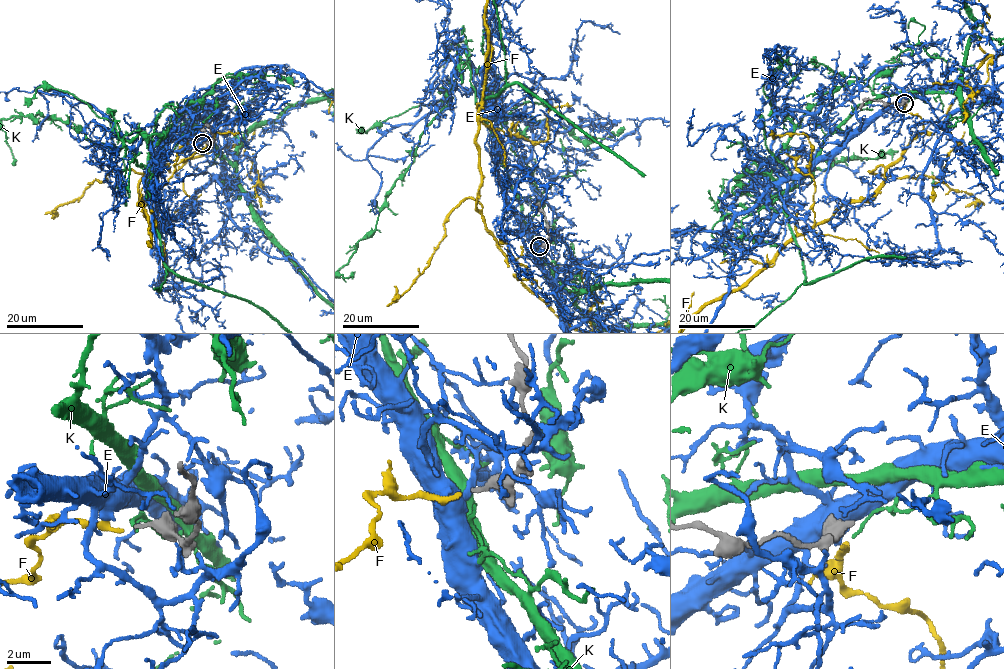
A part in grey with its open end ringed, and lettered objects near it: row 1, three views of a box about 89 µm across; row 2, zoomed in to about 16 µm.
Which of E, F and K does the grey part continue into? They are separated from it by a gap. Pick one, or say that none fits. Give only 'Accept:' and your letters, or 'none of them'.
Accept: F

